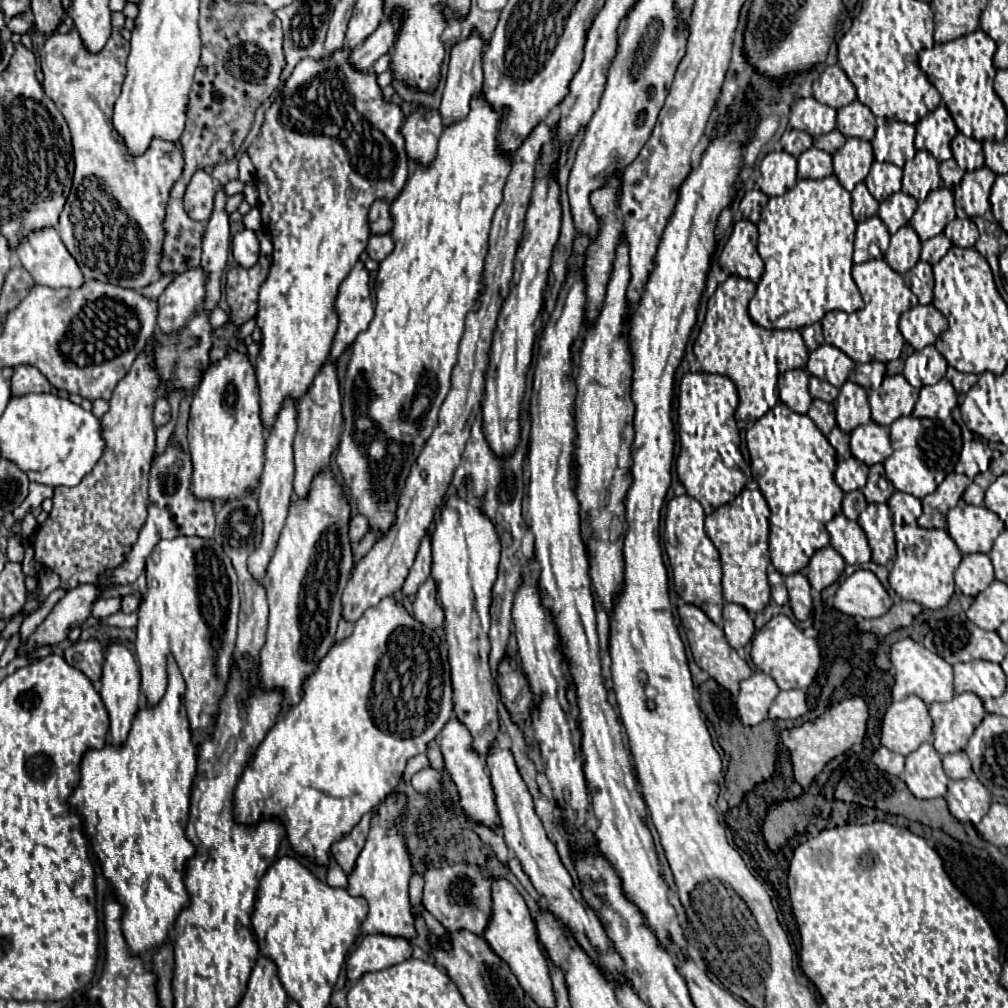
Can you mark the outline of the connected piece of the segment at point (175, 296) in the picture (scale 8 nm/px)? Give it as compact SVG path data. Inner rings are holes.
M188 269L180 277L166 287L164 295L160 297L160 317L158 325L164 333L176 333L186 325L186 321L202 307L206 297L206 269Z

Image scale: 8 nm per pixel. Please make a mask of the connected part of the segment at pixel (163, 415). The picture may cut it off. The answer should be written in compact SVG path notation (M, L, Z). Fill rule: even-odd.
M158 397L156 407L154 407L154 425L156 427L162 427L168 421L170 421L170 405L168 405L168 399L166 397Z

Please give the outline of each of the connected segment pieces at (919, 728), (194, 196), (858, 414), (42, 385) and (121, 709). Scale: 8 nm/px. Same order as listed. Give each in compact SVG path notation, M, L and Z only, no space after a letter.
M918 695L888 705L882 723L882 745L894 753L908 755L932 739L932 717Z
M204 169L194 173L184 195L186 213L194 221L202 221L202 223L208 221L212 213L212 205L214 205L214 193L216 189L214 189L214 179L210 177L210 173L206 173Z
M846 381L840 387L840 395L834 401L836 409L836 423L844 433L850 433L858 425L870 423L870 405L866 389L858 383Z
M18 365L12 375L12 393L28 395L28 393L48 393L52 385L48 379L32 365Z
M110 643L106 647L106 653L104 653L104 665L102 665L102 689L100 689L100 695L102 695L102 701L110 713L110 737L112 737L112 743L118 745L118 743L124 743L128 731L130 731L130 725L132 725L132 719L138 711L138 705L140 705L140 671L138 671L138 663L134 659L134 653L126 647L126 645L120 645L120 643Z

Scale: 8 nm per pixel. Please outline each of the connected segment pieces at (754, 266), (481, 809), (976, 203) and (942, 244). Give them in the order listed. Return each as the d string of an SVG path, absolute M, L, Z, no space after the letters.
M748 219L736 221L732 227L732 235L718 257L722 271L756 283L764 271L764 261L756 251L756 239L758 229L752 221Z
M454 715L450 717L450 721L444 725L442 733L440 733L440 749L446 761L446 769L450 773L450 777L454 779L458 793L460 793L460 801L458 807L472 819L488 825L490 829L496 831L496 819L498 819L498 811L494 805L494 791L490 785L490 773L486 773L486 761L482 759L482 755L478 755L472 749L472 735L466 729L466 725L462 725Z
M982 167L966 173L960 185L954 190L955 206L964 209L968 217L984 215L990 209L990 189L994 183L994 173Z
M946 235L932 237L930 241L924 241L924 243L922 243L920 260L934 265L934 263L938 263L938 261L948 253L950 247L952 247L952 243L950 243L950 239L948 239Z

